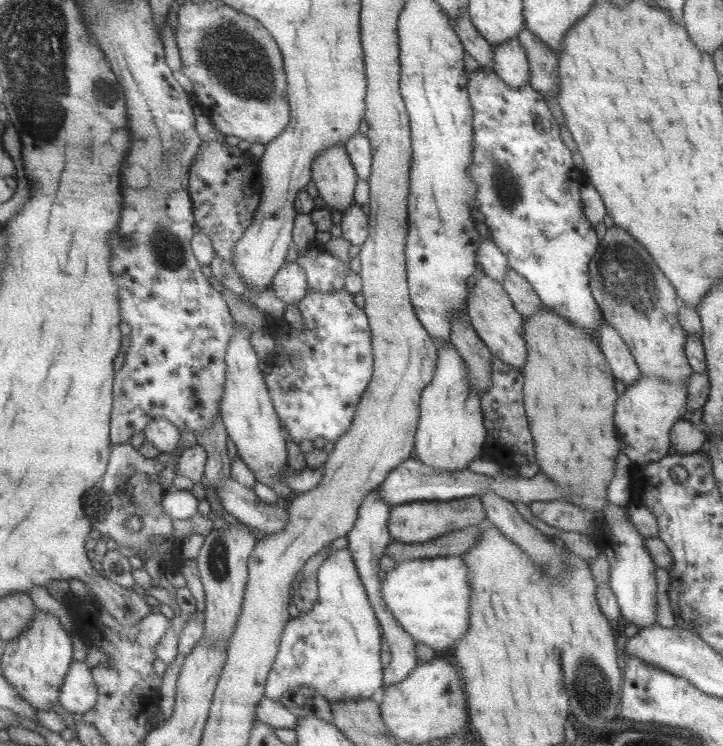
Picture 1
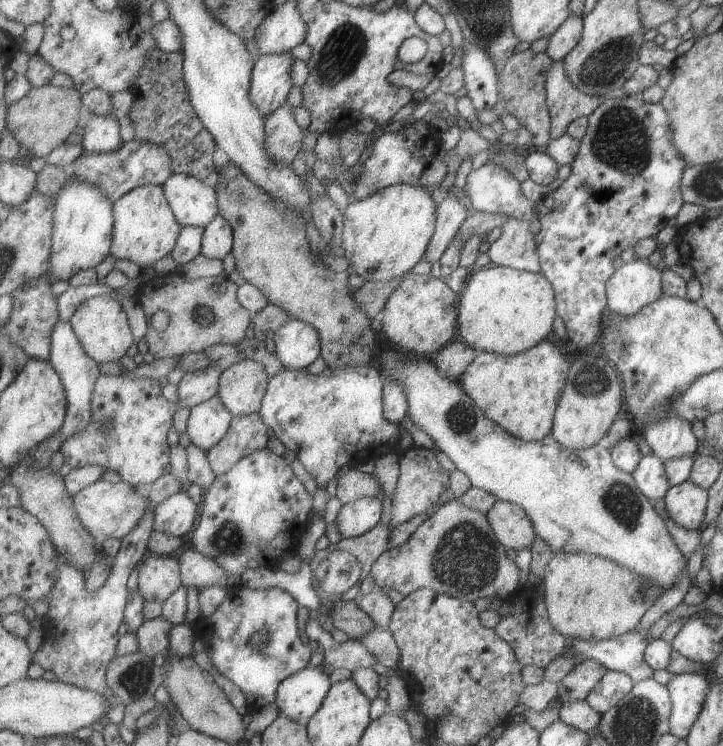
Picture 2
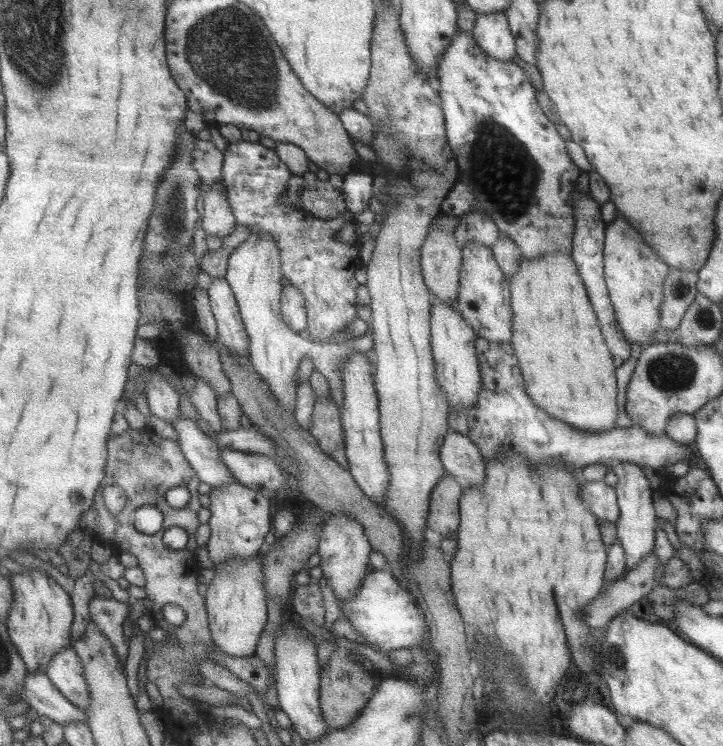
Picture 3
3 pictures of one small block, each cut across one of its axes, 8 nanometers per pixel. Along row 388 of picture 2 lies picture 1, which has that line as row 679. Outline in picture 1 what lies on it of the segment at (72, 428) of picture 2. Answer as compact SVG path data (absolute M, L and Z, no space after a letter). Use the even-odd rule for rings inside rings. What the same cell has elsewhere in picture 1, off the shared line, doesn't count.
M75 661L62 687L60 704L72 714L85 715L95 709L99 690L94 672L86 661Z

